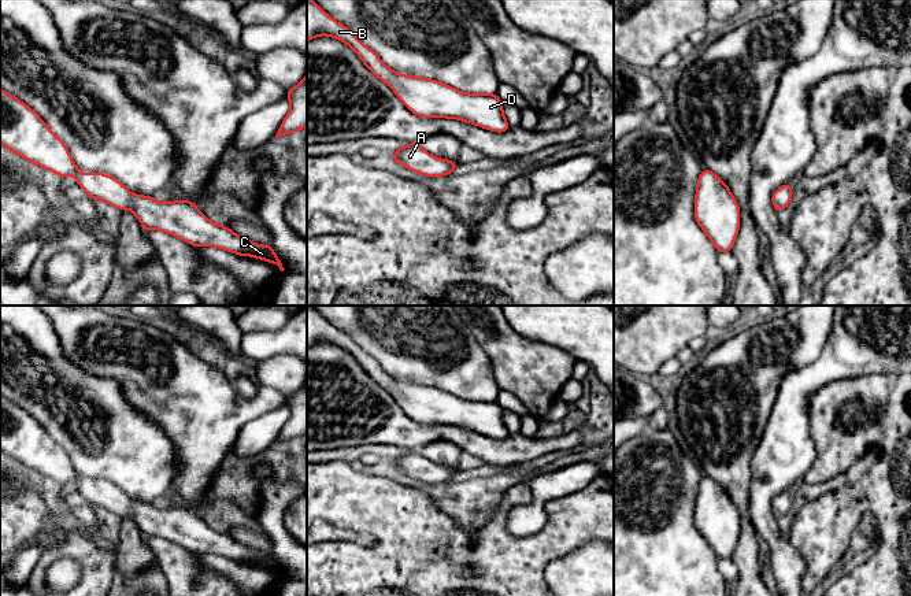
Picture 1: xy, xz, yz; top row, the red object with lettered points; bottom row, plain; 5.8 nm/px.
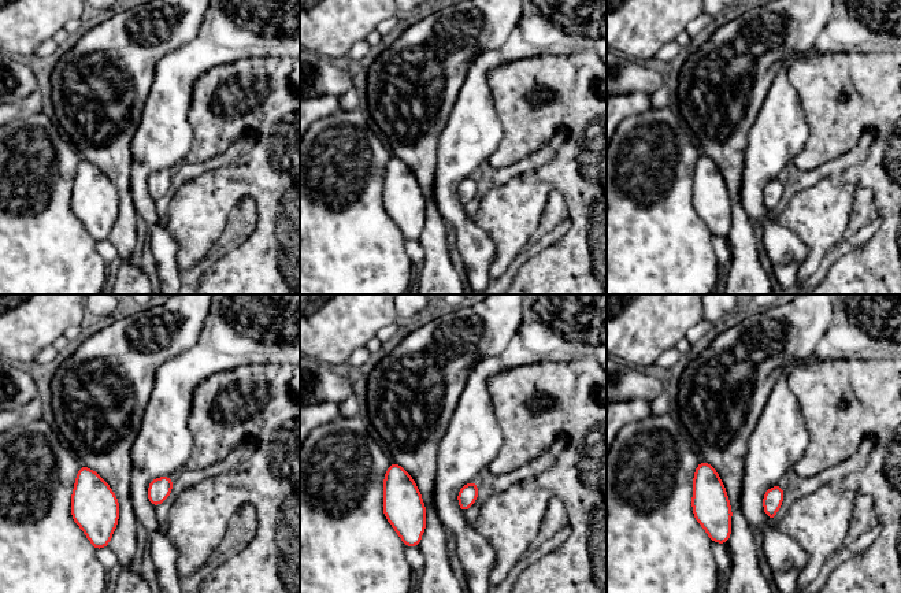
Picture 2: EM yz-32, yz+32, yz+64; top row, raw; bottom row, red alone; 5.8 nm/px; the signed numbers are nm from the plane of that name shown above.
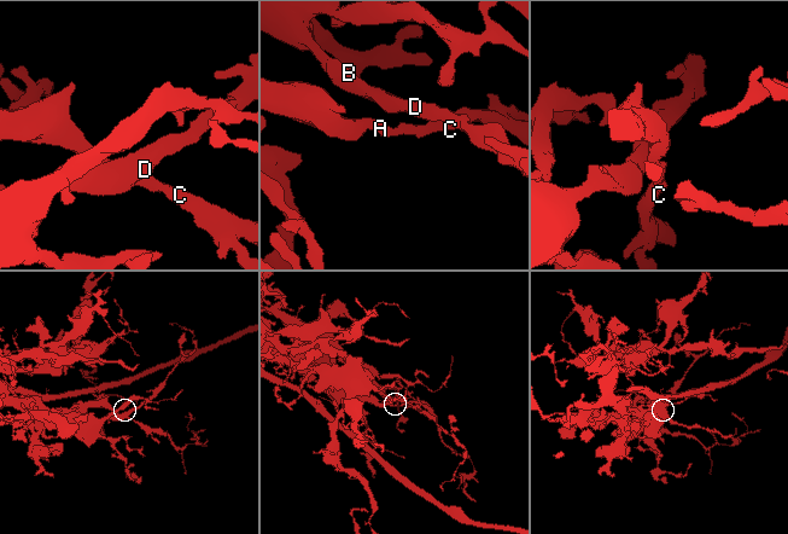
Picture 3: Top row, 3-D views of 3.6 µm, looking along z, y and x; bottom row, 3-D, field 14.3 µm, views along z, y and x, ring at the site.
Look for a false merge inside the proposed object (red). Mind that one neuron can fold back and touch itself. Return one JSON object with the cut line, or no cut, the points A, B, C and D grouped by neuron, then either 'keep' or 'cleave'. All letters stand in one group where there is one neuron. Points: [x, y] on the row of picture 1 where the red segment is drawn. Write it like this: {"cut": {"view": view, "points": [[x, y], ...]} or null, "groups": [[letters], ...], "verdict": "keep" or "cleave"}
{"cut": null, "groups": [["A", "B", "C", "D"]], "verdict": "keep"}

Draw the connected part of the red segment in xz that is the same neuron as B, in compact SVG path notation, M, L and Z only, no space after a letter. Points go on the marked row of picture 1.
M307 0L307 41L318 36L334 37L351 47L364 66L421 118L459 119L497 133L510 129L503 114L504 103L496 93L466 93L430 78L399 74L384 64L347 26Z

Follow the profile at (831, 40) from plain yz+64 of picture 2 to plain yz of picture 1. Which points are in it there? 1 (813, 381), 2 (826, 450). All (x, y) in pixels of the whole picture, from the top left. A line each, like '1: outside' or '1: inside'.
1: inside
2: outside

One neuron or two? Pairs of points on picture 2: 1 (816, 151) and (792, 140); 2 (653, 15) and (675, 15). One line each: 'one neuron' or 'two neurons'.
1: two neurons
2: one neuron

